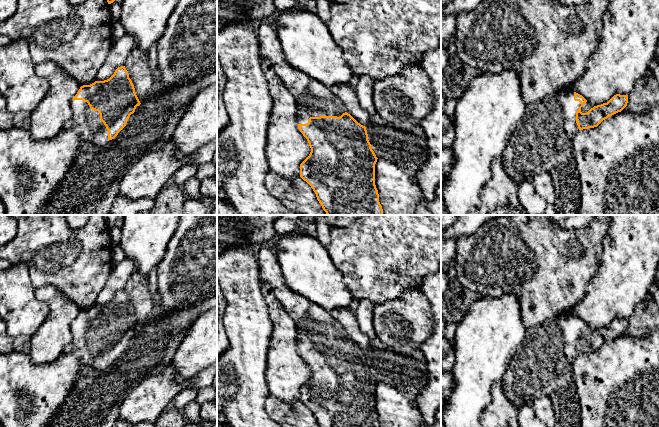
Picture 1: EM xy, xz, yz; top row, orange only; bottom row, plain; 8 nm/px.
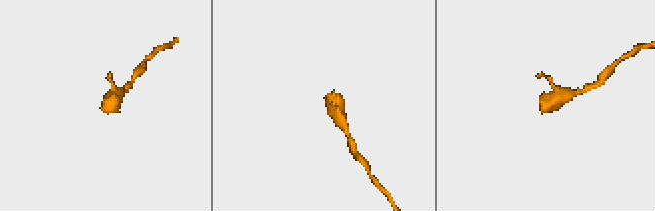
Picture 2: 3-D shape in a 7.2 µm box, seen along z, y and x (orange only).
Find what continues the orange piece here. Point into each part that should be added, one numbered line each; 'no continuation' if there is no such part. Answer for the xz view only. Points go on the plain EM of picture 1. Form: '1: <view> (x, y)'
1: xz (320, 325)

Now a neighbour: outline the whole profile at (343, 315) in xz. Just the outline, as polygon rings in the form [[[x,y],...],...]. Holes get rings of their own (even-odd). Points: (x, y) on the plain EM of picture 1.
[[[338,307],[329,313],[344,328],[346,336],[358,347],[365,351],[371,348],[371,338],[360,331],[357,319],[349,307]]]

